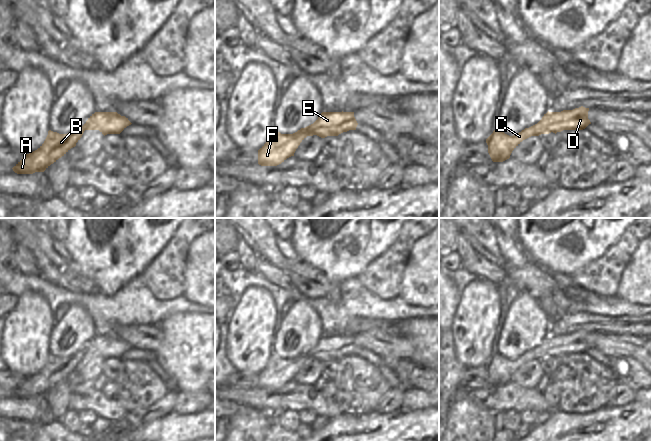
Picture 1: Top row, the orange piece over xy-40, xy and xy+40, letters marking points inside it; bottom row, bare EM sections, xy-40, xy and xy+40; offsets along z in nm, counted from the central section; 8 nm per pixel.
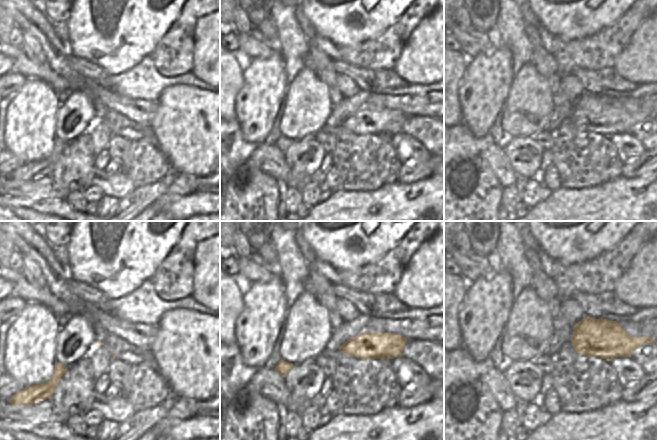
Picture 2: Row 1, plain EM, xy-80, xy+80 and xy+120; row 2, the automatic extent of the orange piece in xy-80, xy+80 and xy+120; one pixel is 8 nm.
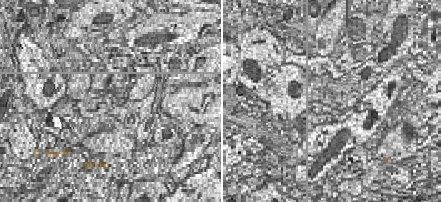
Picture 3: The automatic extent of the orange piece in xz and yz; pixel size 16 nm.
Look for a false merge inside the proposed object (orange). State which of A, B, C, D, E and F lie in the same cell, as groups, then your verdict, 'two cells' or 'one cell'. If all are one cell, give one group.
groups A B C D E F; one cell

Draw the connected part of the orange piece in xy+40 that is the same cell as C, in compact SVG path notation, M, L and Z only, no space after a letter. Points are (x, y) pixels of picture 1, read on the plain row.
M583 330L561 336L547 336L535 349L509 360L497 352L486 363L488 377L493 386L503 386L510 382L512 375L525 363L541 358L557 357L563 354L583 354L589 348L589 332Z

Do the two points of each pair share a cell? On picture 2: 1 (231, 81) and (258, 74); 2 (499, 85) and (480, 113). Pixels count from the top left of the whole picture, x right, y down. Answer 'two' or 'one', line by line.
1: two
2: one

